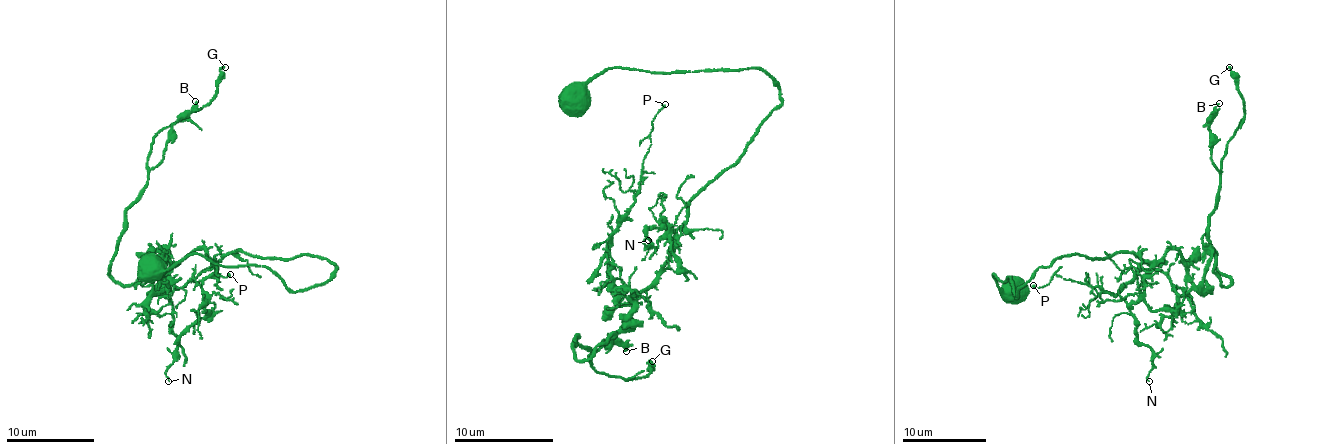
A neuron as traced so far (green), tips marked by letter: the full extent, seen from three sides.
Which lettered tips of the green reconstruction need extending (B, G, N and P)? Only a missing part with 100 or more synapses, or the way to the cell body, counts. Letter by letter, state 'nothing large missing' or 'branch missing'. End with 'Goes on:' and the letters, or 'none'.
B: nothing large missing
G: nothing large missing
N: nothing large missing
P: nothing large missing
Goes on: none

